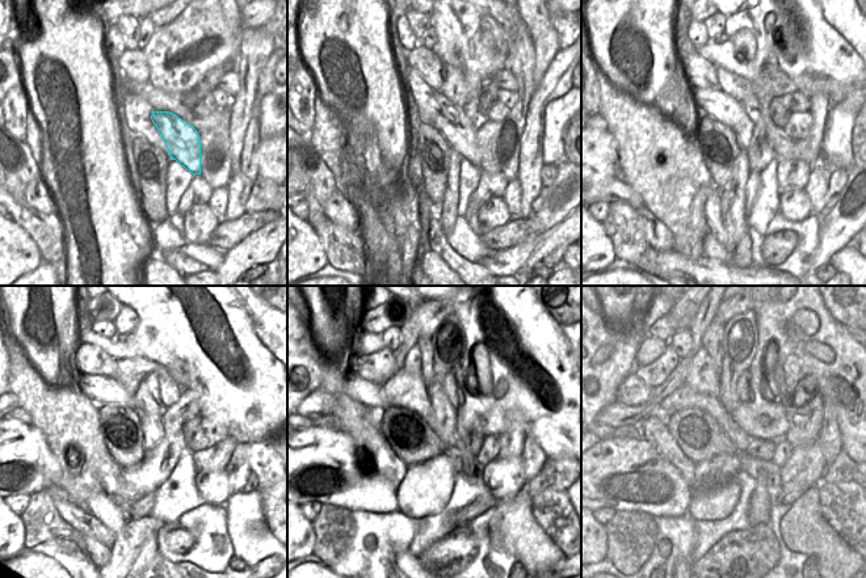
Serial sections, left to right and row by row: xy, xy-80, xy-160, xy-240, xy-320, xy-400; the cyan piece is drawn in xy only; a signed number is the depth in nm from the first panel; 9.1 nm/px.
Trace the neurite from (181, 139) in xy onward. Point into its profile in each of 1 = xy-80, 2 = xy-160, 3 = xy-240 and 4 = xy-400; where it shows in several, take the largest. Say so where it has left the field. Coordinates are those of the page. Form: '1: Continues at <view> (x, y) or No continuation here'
1: Continues at xy-80 (450, 119)
2: Continues at xy-160 (713, 102)
3: Continues at xy-240 (103, 391)
4: Continues at xy-400 (633, 391).

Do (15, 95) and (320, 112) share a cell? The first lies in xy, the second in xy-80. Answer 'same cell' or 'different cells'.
different cells

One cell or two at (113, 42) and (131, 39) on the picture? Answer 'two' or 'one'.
two

